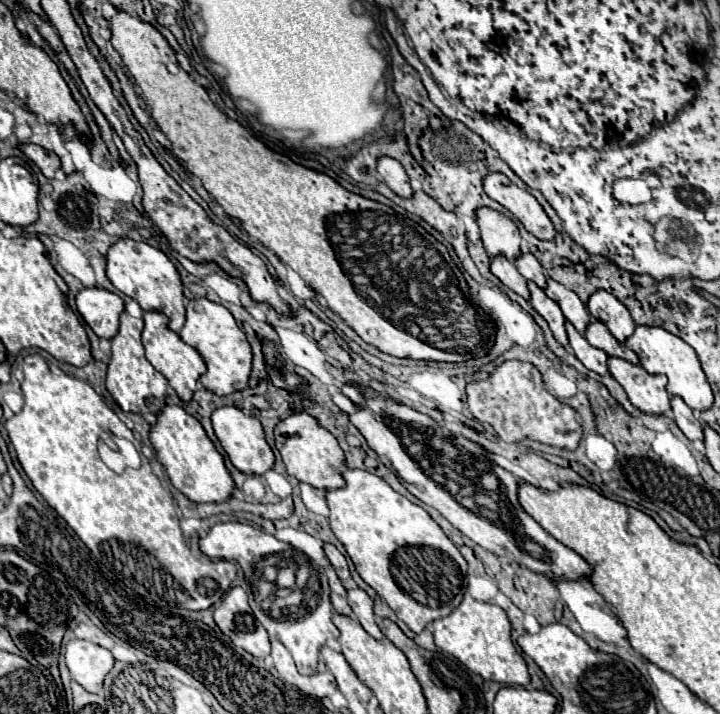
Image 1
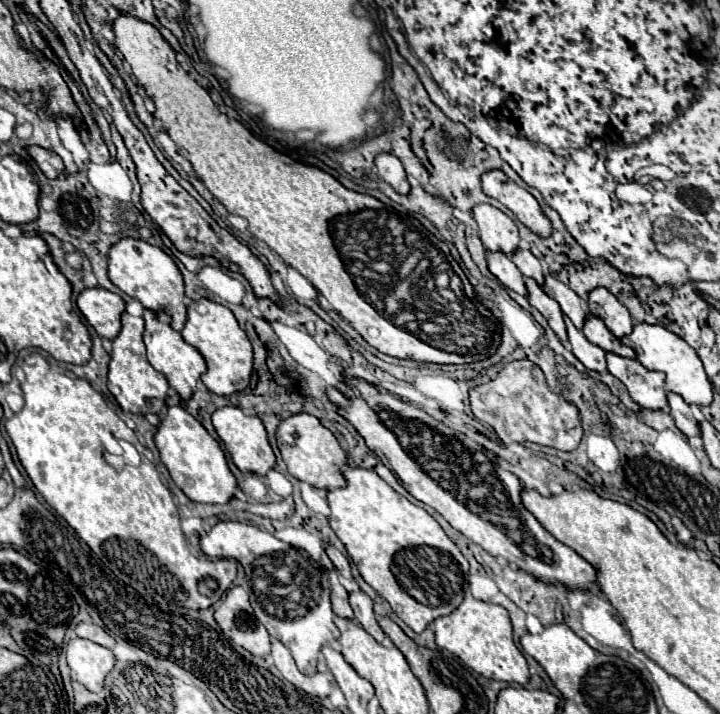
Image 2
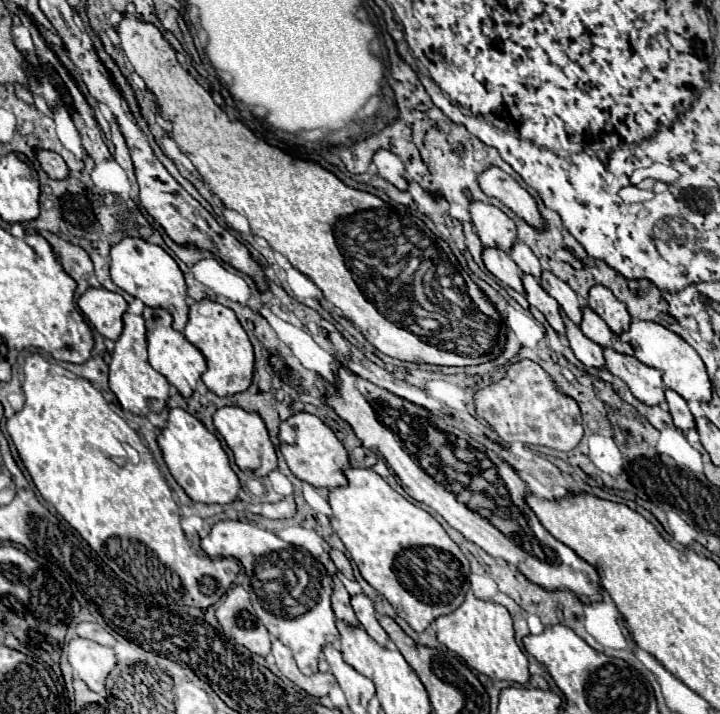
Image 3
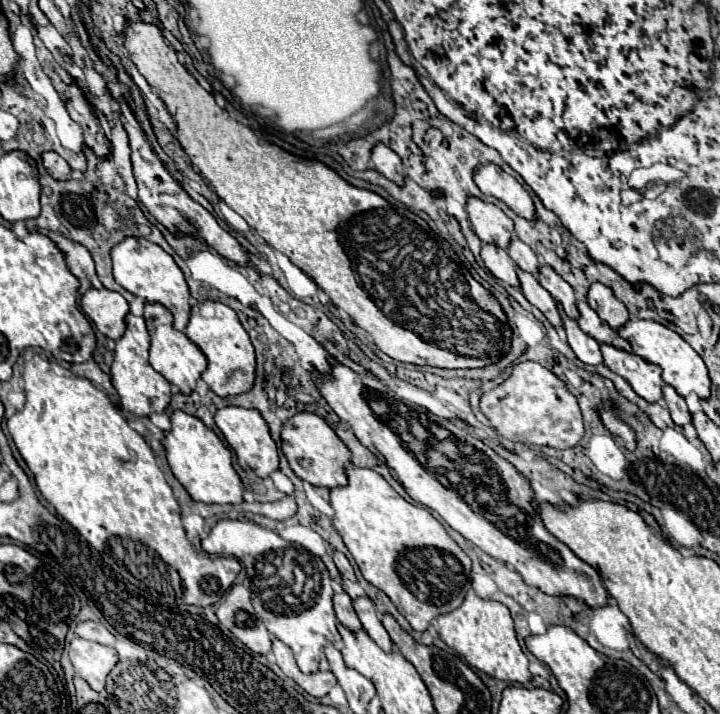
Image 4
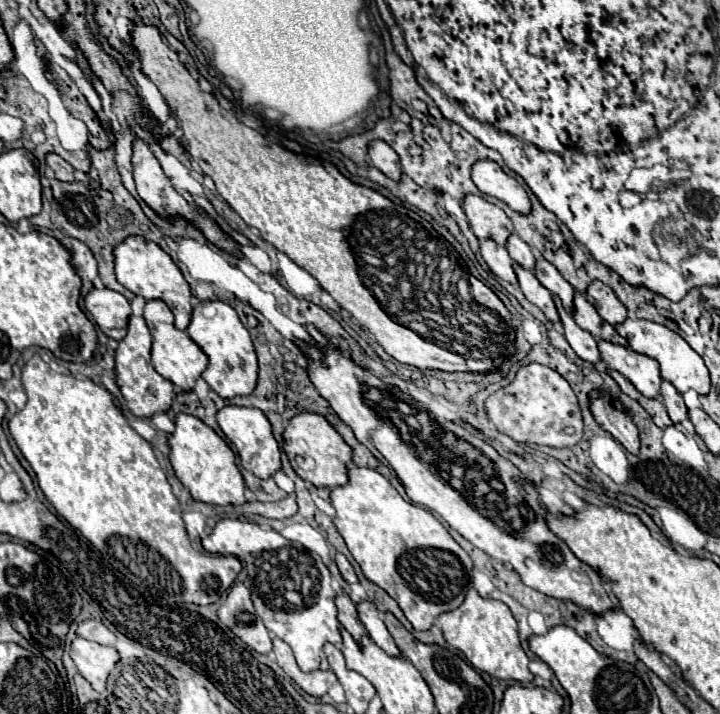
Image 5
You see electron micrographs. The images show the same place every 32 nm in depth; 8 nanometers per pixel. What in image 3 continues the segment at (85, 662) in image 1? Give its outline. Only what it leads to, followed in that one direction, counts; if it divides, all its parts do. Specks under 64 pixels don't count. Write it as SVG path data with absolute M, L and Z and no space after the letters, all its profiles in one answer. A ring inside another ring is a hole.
M84 638L70 640L68 660L74 670L74 676L84 680L88 688L98 694L104 692L104 680L116 666L116 654L112 648Z

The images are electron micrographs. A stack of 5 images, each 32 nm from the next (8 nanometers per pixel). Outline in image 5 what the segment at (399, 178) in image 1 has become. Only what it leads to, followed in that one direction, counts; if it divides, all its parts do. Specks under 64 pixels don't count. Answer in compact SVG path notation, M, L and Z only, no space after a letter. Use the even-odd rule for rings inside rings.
M372 140L370 148L368 148L368 154L370 154L372 166L376 166L380 172L384 172L392 180L400 178L400 174L402 174L400 158L394 152L394 148L390 148L384 140Z

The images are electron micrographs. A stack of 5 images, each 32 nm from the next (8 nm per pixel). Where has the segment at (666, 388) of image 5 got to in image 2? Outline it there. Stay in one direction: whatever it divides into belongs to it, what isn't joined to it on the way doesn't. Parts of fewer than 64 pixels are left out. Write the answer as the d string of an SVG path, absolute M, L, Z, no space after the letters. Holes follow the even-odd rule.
M668 392L668 404L670 404L670 414L676 422L676 426L686 434L686 436L700 436L700 430L698 430L698 422L696 418L692 416L692 410L690 406L674 392Z

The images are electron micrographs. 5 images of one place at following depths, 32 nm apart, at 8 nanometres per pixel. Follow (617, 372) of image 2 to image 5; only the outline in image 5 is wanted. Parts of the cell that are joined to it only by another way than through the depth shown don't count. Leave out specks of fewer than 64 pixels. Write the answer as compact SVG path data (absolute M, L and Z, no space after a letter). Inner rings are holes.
M598 340L598 350L602 360L610 368L624 374L644 396L658 398L662 378L656 360L650 360L650 356L634 352L632 348L610 344L608 340Z

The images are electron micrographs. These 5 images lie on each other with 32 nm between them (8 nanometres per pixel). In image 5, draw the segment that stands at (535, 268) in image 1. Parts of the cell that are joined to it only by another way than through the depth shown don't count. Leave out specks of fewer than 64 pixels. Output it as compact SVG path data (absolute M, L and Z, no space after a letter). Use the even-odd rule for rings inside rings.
M512 232L512 234L508 236L508 240L506 240L506 250L508 250L508 254L512 256L514 262L522 264L526 270L534 270L536 258L534 258L530 246L528 246L518 234Z

